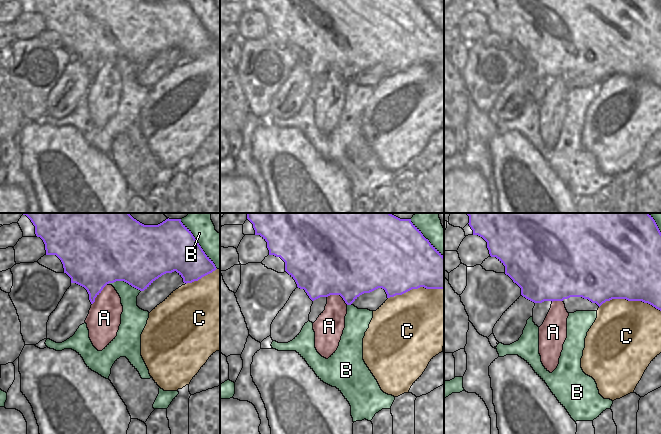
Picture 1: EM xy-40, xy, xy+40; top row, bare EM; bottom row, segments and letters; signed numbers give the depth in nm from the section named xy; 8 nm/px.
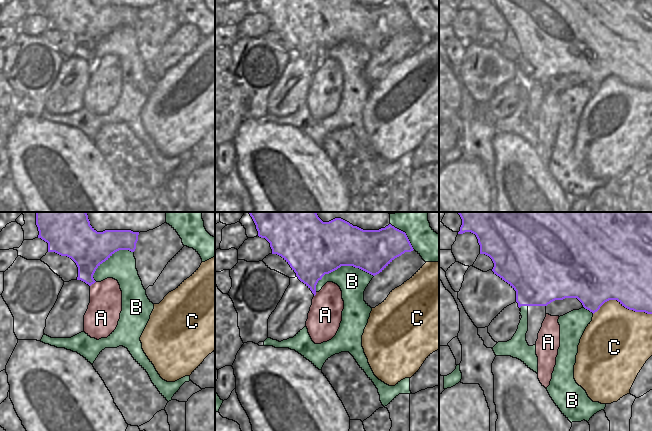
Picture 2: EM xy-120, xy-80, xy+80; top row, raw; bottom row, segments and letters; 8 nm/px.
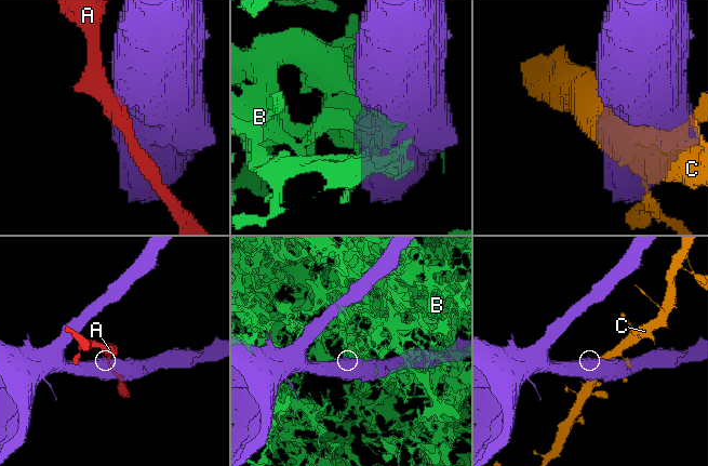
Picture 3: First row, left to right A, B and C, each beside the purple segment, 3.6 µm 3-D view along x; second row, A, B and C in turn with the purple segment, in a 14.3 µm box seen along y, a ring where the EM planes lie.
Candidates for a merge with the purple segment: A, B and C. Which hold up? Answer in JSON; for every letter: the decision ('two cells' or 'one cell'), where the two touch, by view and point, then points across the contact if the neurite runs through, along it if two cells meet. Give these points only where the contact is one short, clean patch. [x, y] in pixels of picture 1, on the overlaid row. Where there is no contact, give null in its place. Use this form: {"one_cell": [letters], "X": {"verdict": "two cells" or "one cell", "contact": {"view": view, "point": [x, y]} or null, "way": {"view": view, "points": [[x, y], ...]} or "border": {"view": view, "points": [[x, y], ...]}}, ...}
{"one_cell": [], "A": {"verdict": "two cells", "contact": {"view": "xy-40", "point": [98, 294]}, "border": {"view": "xy-40", "points": [[107, 283], [92, 304]]}}, "B": {"verdict": "two cells", "contact": {"view": "xy-40", "point": [198, 244]}}, "C": {"verdict": "two cells", "contact": {"view": "xy+40", "point": [630, 300]}}}

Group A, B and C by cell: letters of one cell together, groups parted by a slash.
A / B / C

